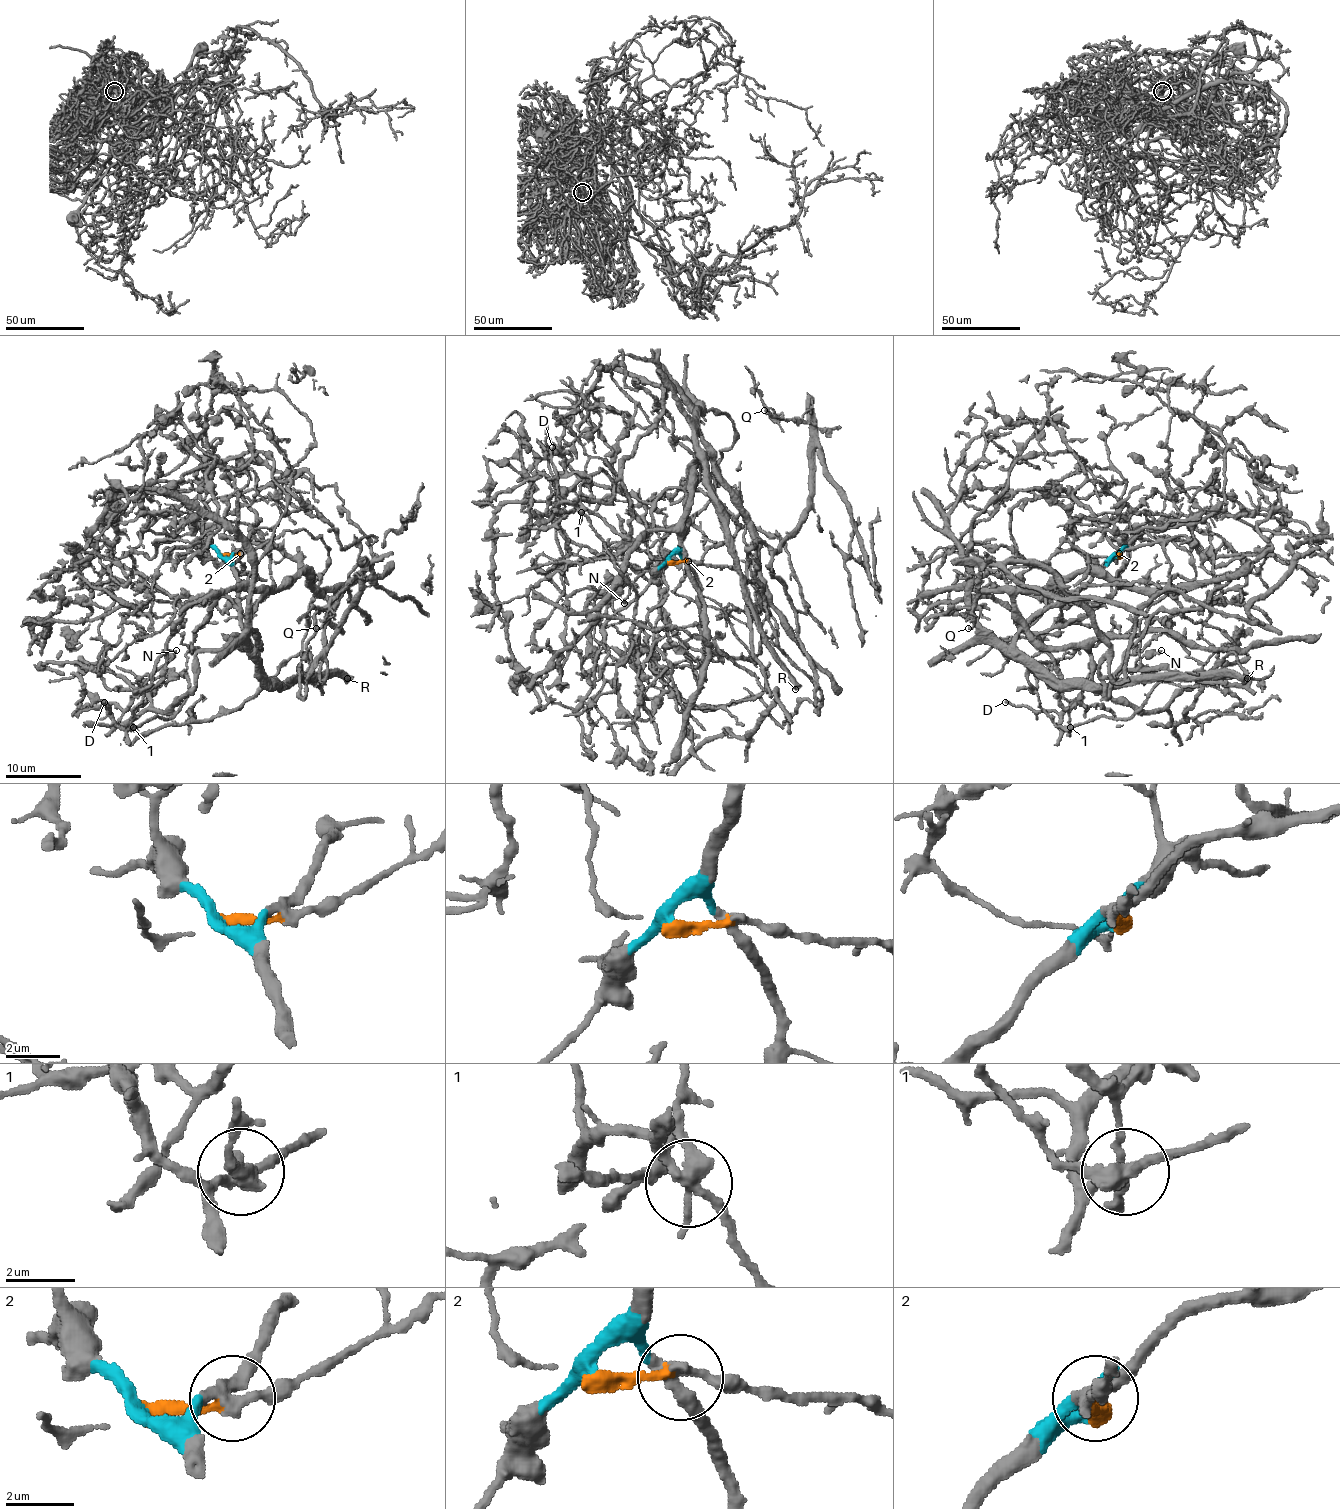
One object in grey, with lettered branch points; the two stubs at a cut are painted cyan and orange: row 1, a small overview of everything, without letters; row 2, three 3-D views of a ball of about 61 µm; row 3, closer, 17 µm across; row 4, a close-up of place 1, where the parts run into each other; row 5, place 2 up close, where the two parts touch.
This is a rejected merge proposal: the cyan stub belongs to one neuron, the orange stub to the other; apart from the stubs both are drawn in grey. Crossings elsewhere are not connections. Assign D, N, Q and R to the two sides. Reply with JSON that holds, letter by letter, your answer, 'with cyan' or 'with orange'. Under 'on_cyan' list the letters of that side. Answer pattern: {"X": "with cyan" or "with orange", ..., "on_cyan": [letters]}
{"D": "with cyan", "N": "with cyan", "Q": "with orange", "R": "with cyan", "on_cyan": ["D", "N", "R"]}

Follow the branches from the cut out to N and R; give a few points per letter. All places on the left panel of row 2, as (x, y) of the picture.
N: (222, 556), (237, 579), (242, 645), (201, 651), (197, 681), (169, 711), (157, 711), (139, 681), (176, 651)
R: (222, 556), (237, 579), (240, 626), (259, 656), (259, 668), (269, 681), (284, 683), (337, 675), (348, 679)

